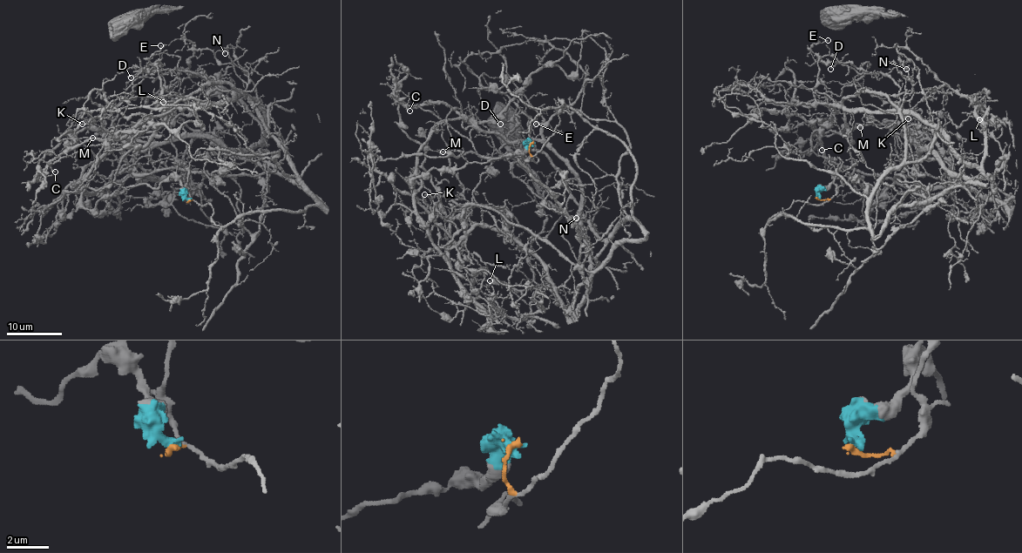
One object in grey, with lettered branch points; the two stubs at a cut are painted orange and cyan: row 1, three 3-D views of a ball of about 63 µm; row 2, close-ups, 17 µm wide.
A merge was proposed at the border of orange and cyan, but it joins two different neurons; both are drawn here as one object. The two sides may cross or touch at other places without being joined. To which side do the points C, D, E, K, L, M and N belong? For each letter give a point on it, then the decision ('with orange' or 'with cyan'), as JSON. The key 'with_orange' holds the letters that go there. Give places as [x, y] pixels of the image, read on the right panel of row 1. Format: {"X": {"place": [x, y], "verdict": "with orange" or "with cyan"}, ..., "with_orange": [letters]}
{"C": {"place": [822, 150], "verdict": "with cyan"}, "D": {"place": [830, 69], "verdict": "with cyan"}, "E": {"place": [828, 40], "verdict": "with orange"}, "K": {"place": [908, 118], "verdict": "with cyan"}, "L": {"place": [979, 119], "verdict": "with cyan"}, "M": {"place": [860, 127], "verdict": "with cyan"}, "N": {"place": [906, 69], "verdict": "with orange"}, "with_orange": ["E", "N"]}

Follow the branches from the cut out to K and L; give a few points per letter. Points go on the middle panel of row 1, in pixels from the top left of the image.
K: (531, 143), (524, 152), (441, 168), (413, 181), (420, 224), (447, 259), (450, 225), (433, 213), (424, 194)
L: (531, 143), (468, 162), (446, 120), (545, 143), (568, 167), (587, 288), (575, 312), (489, 280)

